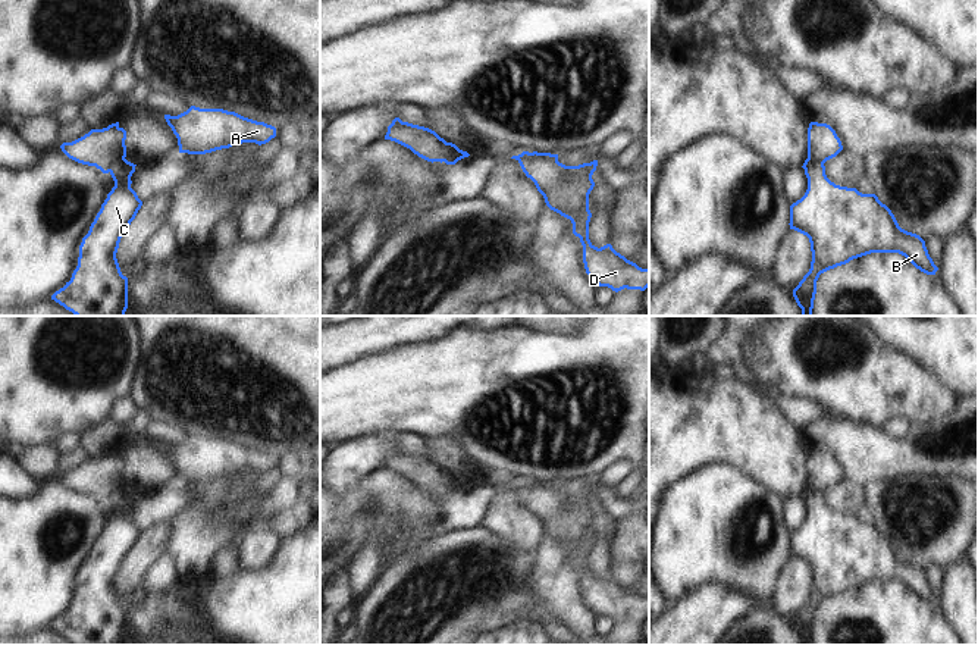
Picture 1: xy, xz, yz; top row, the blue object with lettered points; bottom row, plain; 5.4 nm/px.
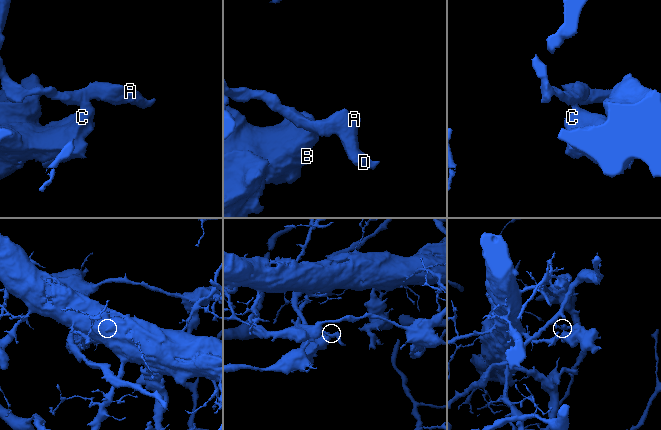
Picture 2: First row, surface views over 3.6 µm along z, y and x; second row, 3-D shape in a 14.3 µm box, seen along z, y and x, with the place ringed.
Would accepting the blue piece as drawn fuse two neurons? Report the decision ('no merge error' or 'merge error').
merge error

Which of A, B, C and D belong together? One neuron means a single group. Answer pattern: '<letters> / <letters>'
A D / B C

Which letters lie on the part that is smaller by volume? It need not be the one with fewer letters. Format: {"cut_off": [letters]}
{"cut_off": ["A", "D"]}

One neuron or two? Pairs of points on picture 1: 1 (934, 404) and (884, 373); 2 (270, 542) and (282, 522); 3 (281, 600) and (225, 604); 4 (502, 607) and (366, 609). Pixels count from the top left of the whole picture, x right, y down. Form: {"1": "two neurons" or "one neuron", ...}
{"1": "one neuron", "2": "two neurons", "3": "one neuron", "4": "one neuron"}

